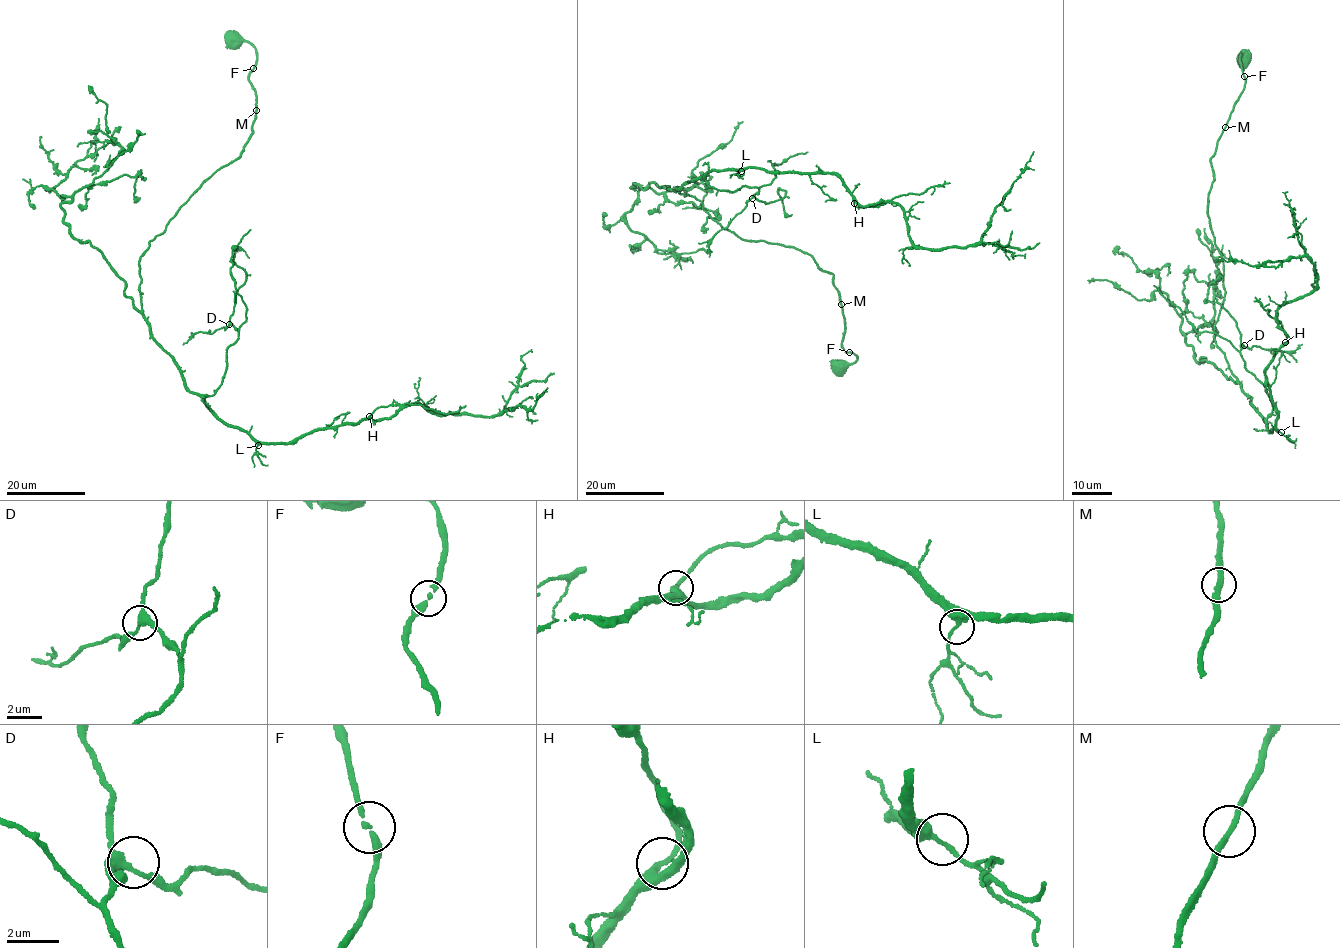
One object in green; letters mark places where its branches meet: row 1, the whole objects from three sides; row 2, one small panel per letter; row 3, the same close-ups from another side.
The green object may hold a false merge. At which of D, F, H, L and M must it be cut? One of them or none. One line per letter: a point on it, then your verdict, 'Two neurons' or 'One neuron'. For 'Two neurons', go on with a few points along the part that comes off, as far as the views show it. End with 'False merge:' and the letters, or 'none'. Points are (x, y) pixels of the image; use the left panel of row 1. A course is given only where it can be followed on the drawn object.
D: Place: (229, 324). One neuron
F: Place: (253, 68). One neuron
H: Place: (369, 416). One neuron
L: Place: (258, 445). One neuron
M: Place: (256, 110). One neuron
False merge: none

